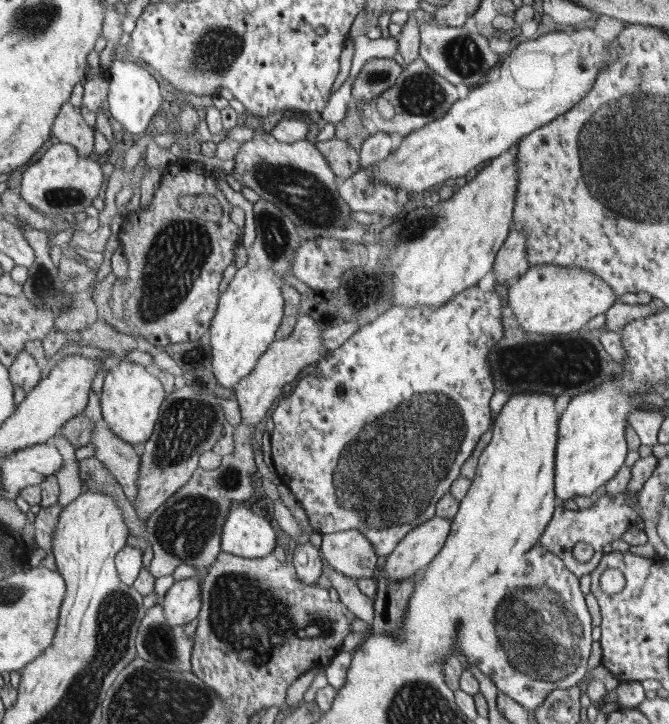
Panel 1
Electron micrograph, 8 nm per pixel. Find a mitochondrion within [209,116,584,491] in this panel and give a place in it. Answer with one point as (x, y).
(304, 194)

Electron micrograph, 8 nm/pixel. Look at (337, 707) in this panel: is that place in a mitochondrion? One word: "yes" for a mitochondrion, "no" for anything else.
no

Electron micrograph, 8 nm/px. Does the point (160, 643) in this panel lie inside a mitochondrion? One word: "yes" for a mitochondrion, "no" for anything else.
yes

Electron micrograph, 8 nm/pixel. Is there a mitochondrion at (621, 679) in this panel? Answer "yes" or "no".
no

